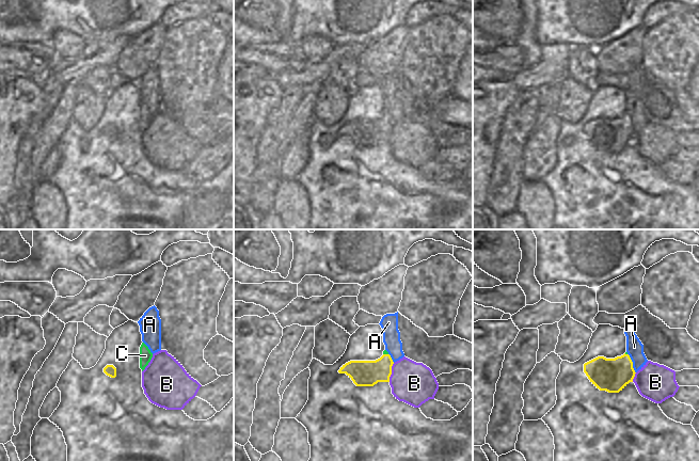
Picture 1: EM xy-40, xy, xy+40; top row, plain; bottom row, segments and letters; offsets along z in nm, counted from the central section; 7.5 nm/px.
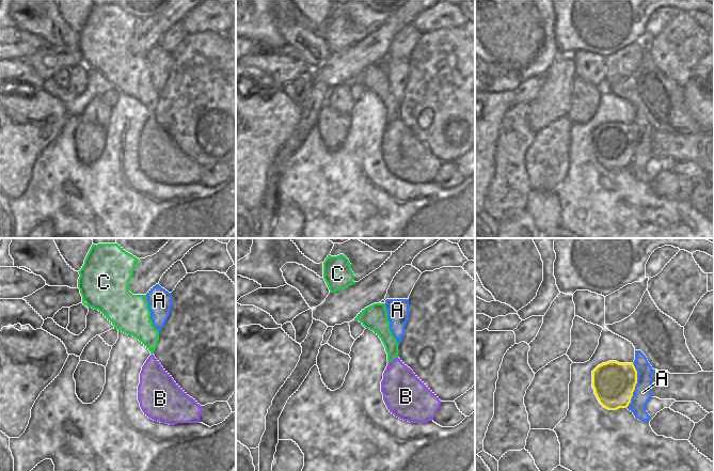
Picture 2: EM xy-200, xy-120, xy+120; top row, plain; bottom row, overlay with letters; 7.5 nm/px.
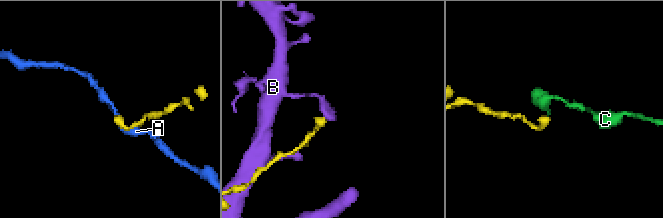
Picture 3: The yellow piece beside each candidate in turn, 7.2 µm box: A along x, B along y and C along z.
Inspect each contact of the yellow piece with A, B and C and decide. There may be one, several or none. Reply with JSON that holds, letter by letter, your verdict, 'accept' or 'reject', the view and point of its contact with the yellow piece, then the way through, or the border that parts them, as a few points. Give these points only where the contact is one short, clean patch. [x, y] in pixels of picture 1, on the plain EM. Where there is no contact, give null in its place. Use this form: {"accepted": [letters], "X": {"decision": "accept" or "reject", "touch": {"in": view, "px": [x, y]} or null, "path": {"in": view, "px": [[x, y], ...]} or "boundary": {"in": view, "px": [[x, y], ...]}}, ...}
{"accepted": ["C"], "A": {"decision": "reject", "touch": {"in": "xy+40", "px": [632, 124]}}, "B": {"decision": "reject", "touch": {"in": "xy", "px": [391, 133]}, "boundary": {"in": "xy", "px": [[394, 124], [388, 142]]}}, "C": {"decision": "accept", "touch": {"in": "xy", "px": [385, 115]}, "path": {"in": "xy", "px": [[362, 133], [370, 133], [385, 115], [384, 113]]}}}

